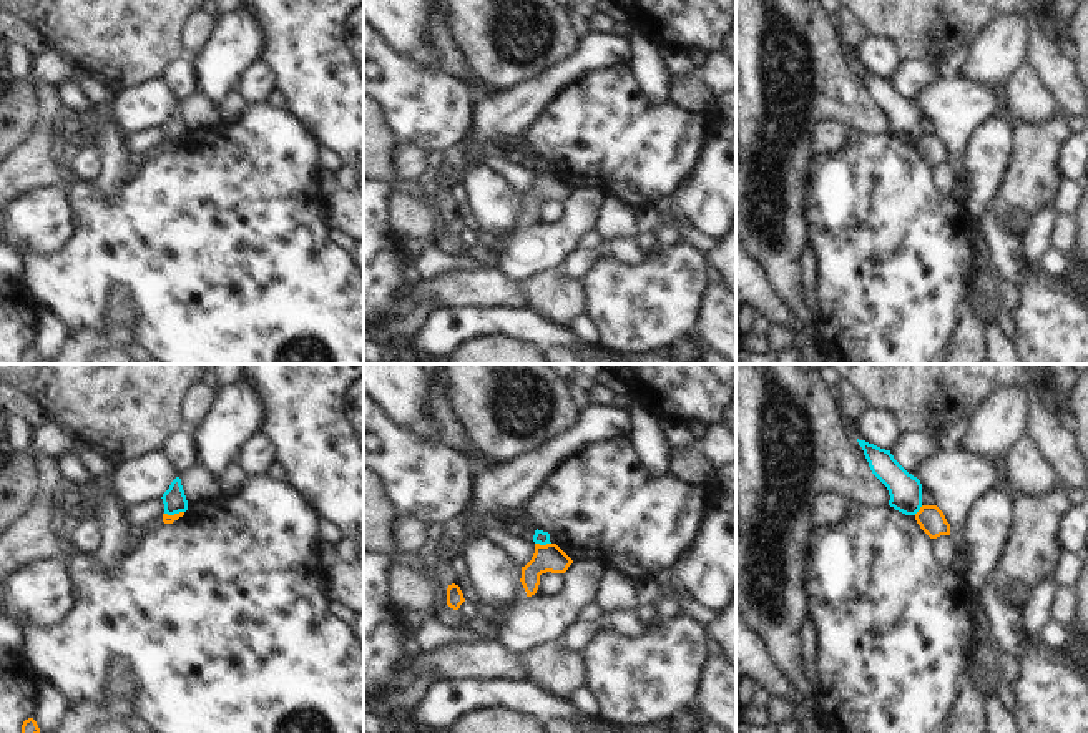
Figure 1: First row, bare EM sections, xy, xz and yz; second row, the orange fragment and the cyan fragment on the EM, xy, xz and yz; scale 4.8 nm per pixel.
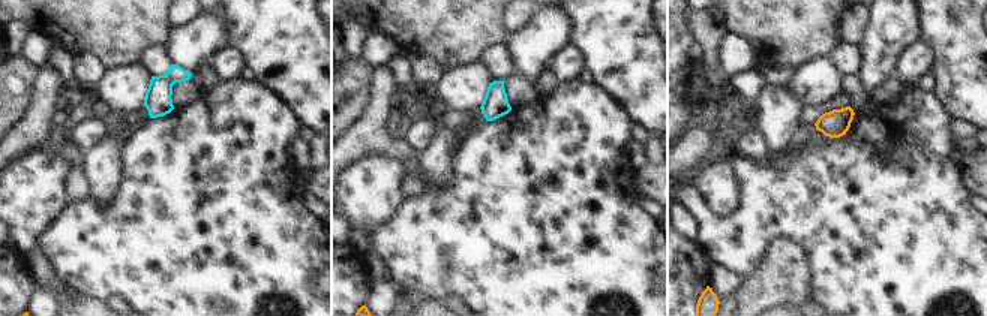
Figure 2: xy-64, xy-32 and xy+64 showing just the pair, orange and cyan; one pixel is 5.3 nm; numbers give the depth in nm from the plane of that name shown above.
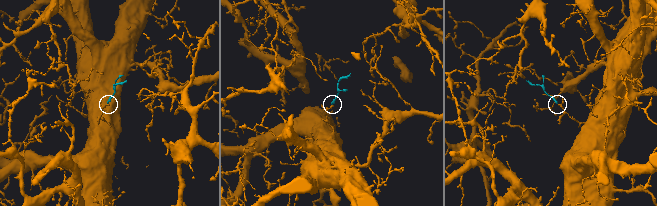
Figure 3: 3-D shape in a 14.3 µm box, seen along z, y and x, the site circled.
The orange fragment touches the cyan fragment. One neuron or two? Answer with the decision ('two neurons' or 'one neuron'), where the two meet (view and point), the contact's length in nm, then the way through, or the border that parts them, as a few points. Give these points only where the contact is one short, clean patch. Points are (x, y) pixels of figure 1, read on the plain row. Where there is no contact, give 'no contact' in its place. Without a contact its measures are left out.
two neurons | xz (544, 173) | 80 nm | along xz (535, 170), (550, 172)

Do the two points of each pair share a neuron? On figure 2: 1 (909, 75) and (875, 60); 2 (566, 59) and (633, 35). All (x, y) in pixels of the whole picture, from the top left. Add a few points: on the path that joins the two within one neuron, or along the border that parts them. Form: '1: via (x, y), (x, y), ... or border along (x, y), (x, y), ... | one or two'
1: border along (917, 41), (902, 53), (891, 74) | two
2: border along (569, 44), (578, 50), (585, 66) | two

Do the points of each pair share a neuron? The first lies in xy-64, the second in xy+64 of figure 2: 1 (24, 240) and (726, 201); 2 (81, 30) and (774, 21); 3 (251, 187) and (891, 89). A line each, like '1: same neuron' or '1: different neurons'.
1: same neuron
2: same neuron
3: different neurons

